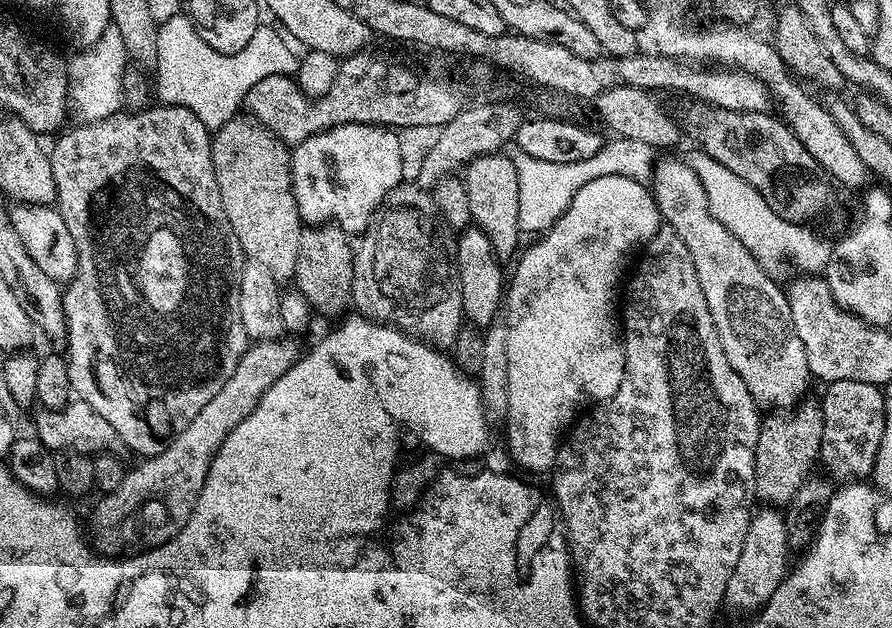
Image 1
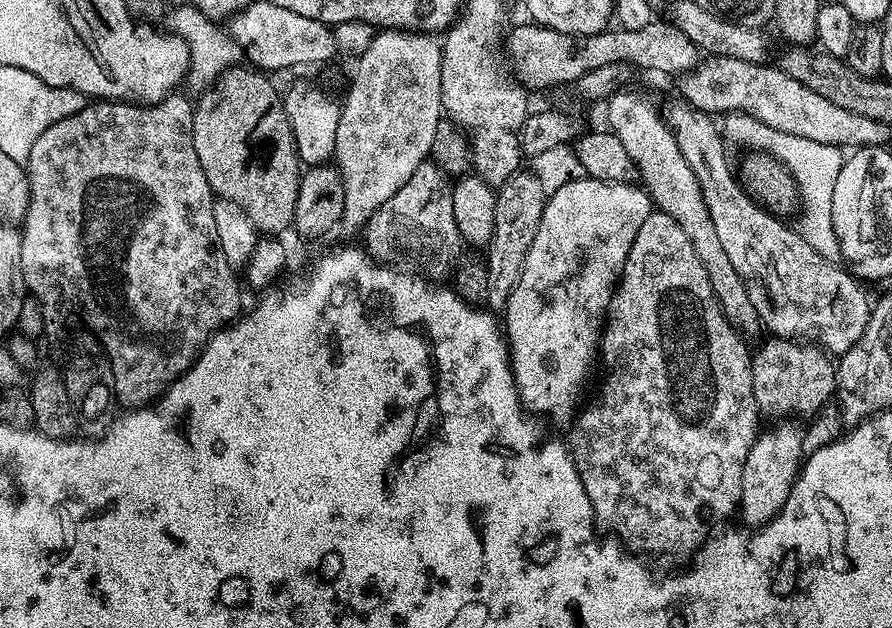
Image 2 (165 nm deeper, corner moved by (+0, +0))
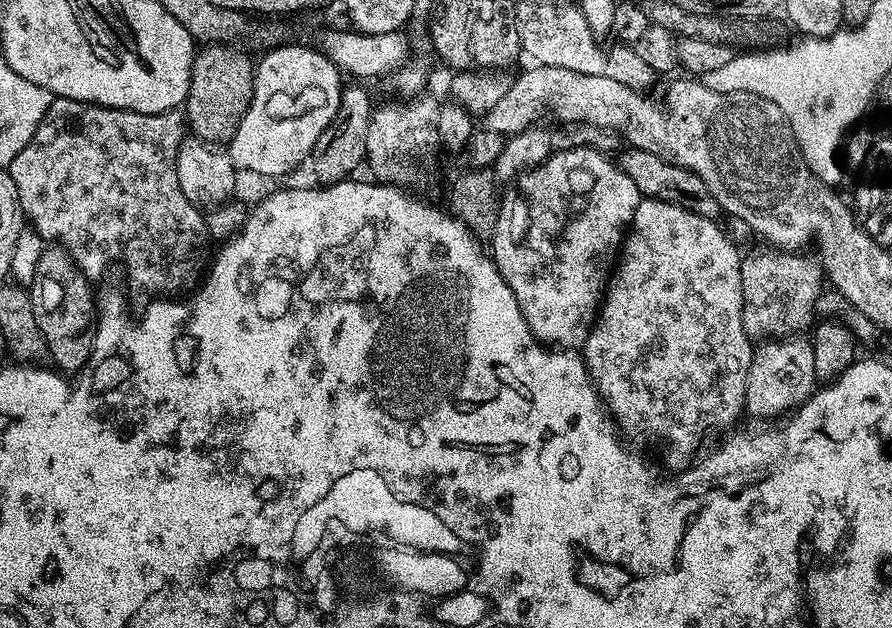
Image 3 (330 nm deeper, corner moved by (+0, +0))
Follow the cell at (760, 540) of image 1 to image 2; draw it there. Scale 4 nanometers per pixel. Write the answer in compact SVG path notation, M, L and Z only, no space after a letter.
M776 422L773 428L768 428L757 435L754 446L750 446L750 450L746 456L746 466L742 466L742 498L740 499L740 507L738 516L749 529L759 529L760 525L768 524L782 510L782 506L786 502L786 498L790 494L790 490L794 486L797 476L800 474L802 461L805 459L806 451L804 448L804 432L801 425L796 422Z

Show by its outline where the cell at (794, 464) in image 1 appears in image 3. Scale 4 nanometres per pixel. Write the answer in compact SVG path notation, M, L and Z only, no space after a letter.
M764 246L761 252L752 252L740 261L742 274L742 326L753 341L763 342L773 338L787 338L804 334L813 327L817 319L816 299L825 287L826 277L820 261L815 255L804 256L800 250L781 250L775 246Z

